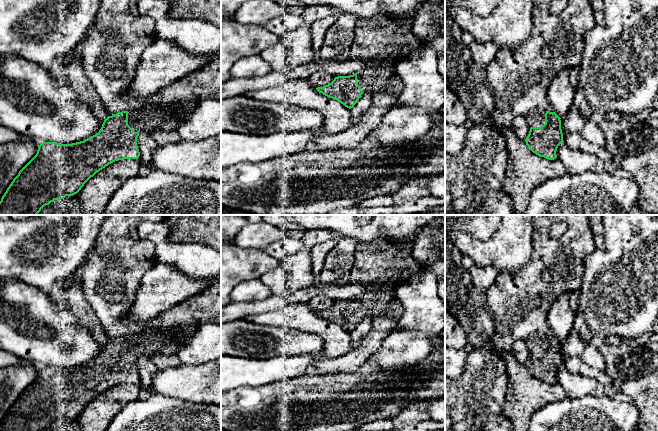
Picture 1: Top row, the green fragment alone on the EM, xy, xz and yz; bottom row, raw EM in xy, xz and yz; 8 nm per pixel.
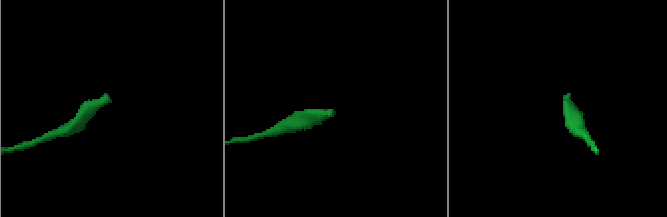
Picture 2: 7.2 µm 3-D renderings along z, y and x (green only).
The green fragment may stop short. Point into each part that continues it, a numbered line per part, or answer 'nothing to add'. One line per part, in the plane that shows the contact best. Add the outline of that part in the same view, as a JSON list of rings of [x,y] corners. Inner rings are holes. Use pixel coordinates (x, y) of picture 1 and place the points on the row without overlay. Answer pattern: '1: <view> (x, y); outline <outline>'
1: yz (535, 342); outline [[[536,332],[531,334],[526,340],[526,345],[529,350],[531,351],[541,351],[545,348],[545,337],[547,334],[544,332]]]

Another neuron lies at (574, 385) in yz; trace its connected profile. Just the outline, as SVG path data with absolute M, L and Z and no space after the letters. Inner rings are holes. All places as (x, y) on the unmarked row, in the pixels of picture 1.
M562 366L556 375L559 384L567 397L579 398L586 395L601 397L606 393L605 387L596 379L571 373Z

